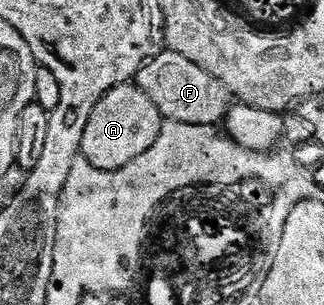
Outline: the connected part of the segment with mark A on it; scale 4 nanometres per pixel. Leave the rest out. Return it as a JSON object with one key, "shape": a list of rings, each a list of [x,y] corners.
{"shape":[[[116,85],[96,104],[94,115],[90,115],[90,123],[86,123],[86,135],[82,135],[80,148],[83,160],[102,171],[126,167],[126,163],[134,163],[138,155],[154,147],[154,139],[158,139],[164,122],[165,118],[160,116],[154,99],[150,99],[150,95],[146,95],[146,91],[142,91],[139,85]]]}

